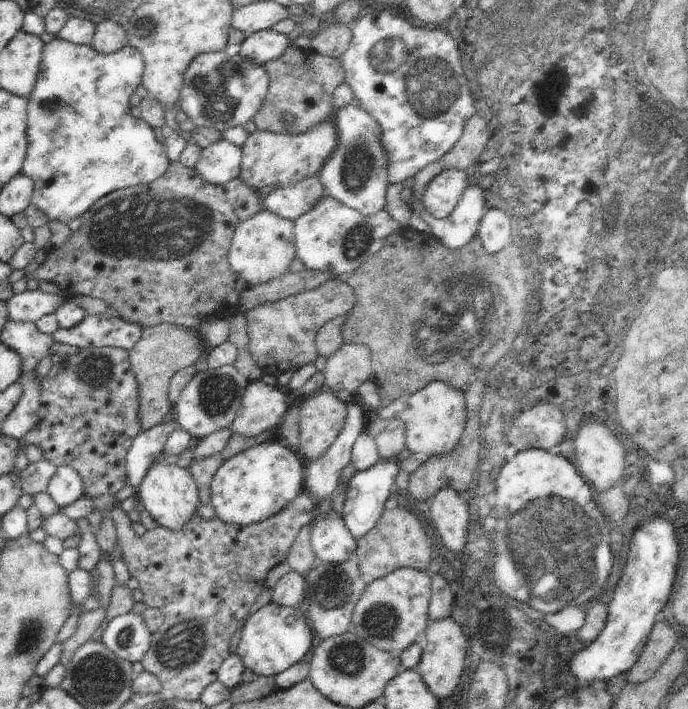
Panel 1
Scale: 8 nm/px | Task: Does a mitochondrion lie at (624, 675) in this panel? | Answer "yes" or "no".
no

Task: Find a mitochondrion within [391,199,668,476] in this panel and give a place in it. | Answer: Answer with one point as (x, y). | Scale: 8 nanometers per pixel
(472, 354)

